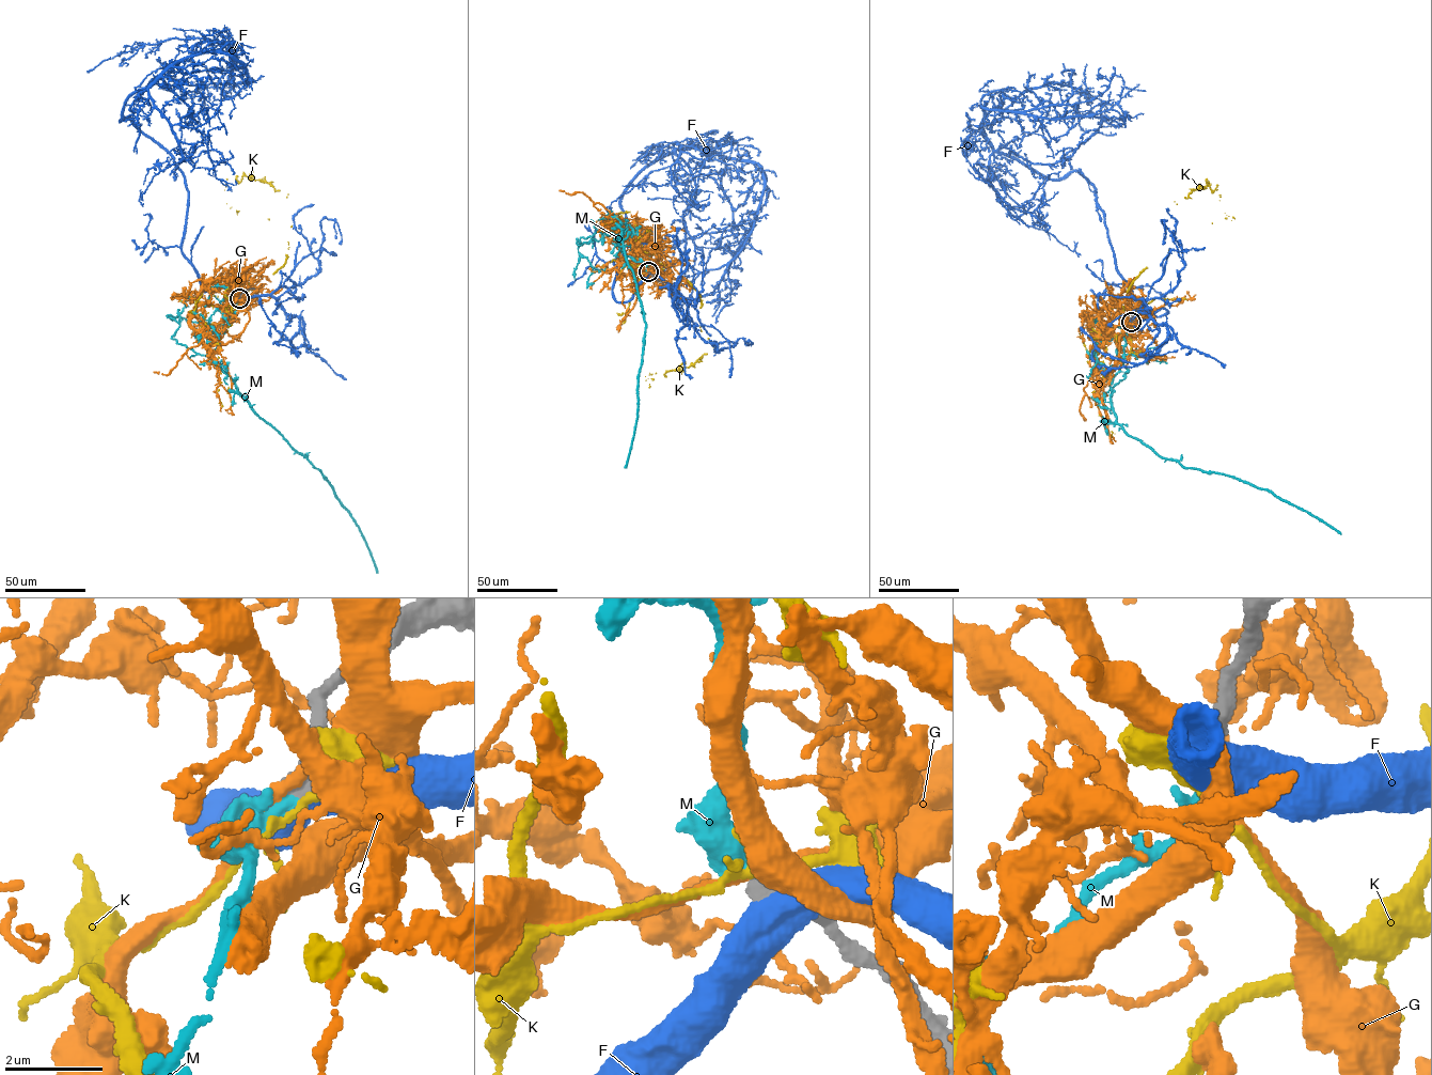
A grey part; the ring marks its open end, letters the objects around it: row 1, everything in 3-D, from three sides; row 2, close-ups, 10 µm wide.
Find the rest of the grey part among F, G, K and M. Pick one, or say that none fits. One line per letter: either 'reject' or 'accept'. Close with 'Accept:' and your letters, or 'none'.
F: reject
G: reject
K: reject
M: accept
Accept: M

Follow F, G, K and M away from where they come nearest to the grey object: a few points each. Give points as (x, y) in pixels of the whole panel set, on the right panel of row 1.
F: (1131, 321), (1168, 311), (1132, 295), (1096, 190), (997, 152), (980, 106), (1144, 113)
G: (1131, 322), (1119, 339), (1115, 367), (1105, 375), (1094, 369), (1091, 374), (1113, 442)
K: (1131, 322), (1122, 310), (1127, 293), (1168, 252), (1184, 198), (1209, 184), (1231, 220)
M: (1131, 322), (1123, 328), (1120, 370), (1110, 384), (1116, 421), (1128, 434), (1184, 466), (1271, 491), (1341, 534)

